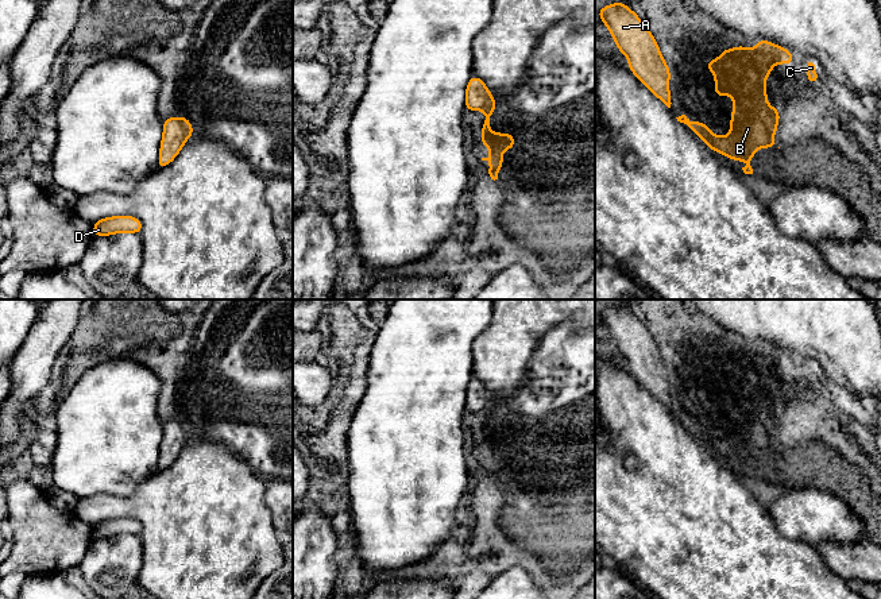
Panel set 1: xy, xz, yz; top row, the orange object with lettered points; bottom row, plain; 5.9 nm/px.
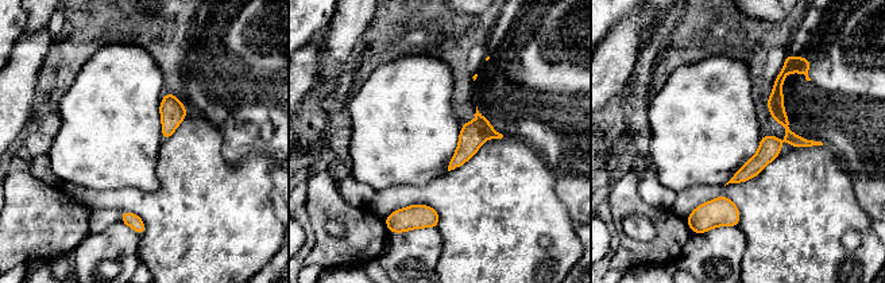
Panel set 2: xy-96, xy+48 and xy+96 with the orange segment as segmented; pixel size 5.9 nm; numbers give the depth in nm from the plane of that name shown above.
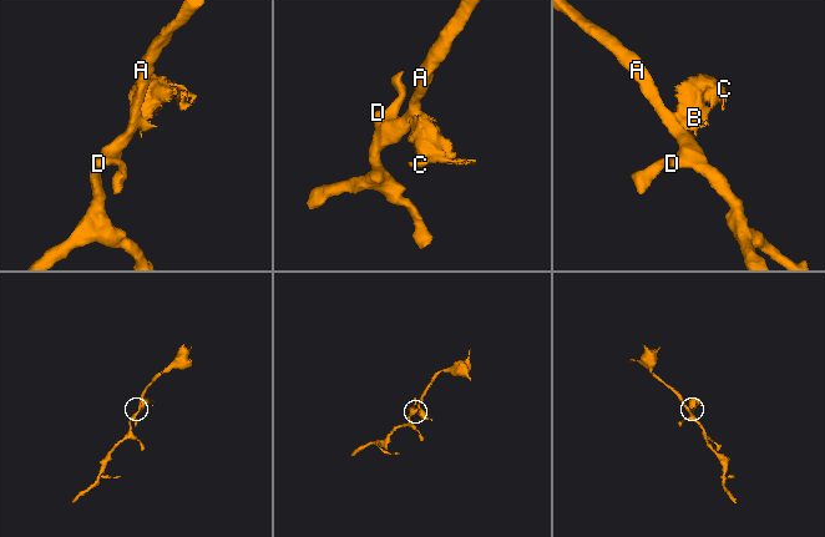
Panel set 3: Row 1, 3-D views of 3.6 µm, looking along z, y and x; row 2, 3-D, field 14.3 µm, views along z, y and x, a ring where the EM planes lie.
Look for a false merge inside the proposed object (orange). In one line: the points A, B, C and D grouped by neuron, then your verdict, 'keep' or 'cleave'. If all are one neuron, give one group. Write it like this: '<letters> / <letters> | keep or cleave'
A D / B C | cleave

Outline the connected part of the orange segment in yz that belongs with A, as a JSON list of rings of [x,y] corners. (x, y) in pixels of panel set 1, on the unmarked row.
[[[623,305],[598,312],[614,344],[629,362],[629,371],[640,383],[671,410],[668,366],[644,324]]]

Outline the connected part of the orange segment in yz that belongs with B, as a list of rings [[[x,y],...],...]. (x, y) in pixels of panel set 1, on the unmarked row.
[[[757,343],[753,352],[738,347],[734,352],[724,351],[718,362],[704,366],[716,380],[715,398],[733,398],[731,432],[729,438],[714,438],[711,430],[699,422],[695,424],[695,429],[712,453],[739,465],[746,460],[747,467],[742,469],[745,476],[753,476],[750,463],[757,451],[778,449],[772,438],[777,436],[780,414],[766,406],[764,379],[772,376],[774,366],[792,367],[793,360],[795,358],[781,348]]]

